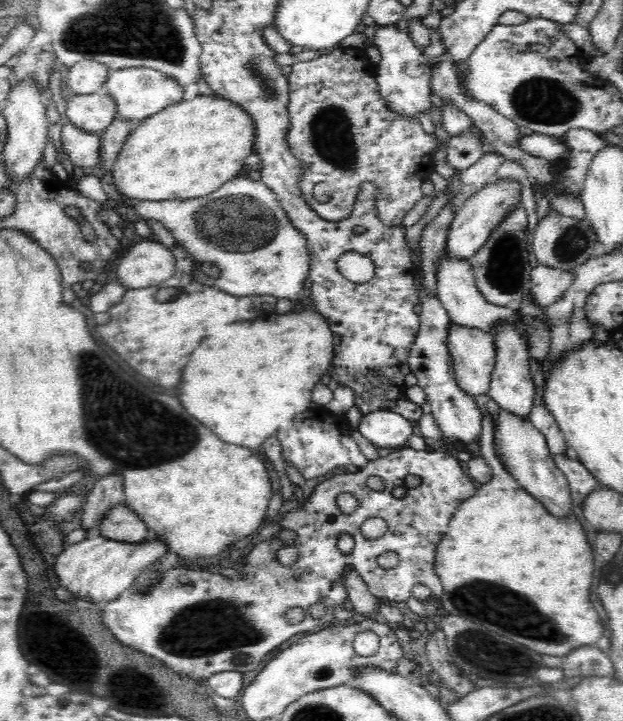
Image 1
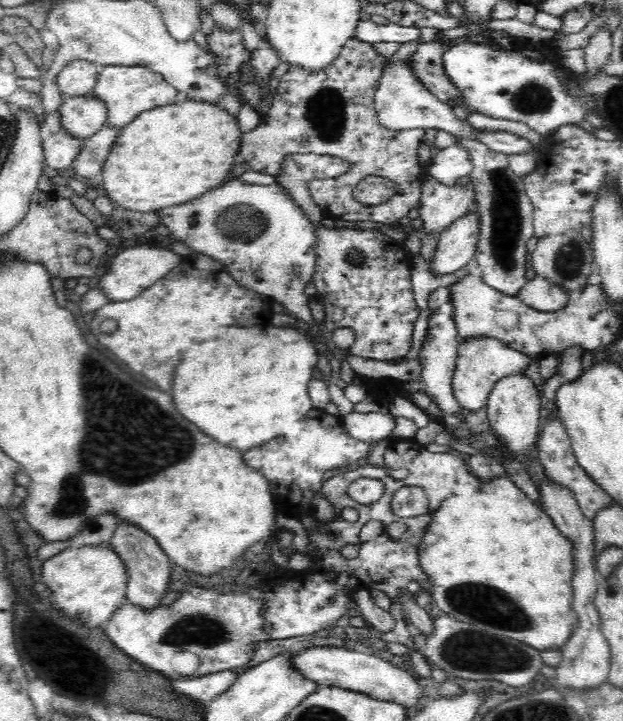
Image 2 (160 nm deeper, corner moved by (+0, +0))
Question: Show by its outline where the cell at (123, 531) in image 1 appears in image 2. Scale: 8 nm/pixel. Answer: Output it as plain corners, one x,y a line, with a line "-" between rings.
118,522
118,528
112,534
111,545
118,553
118,556
125,562
128,584
126,598
132,604
142,608
158,608
160,600
166,596
166,590
170,586
170,576
172,576
172,565
169,556
162,551
150,533
142,530
130,522

